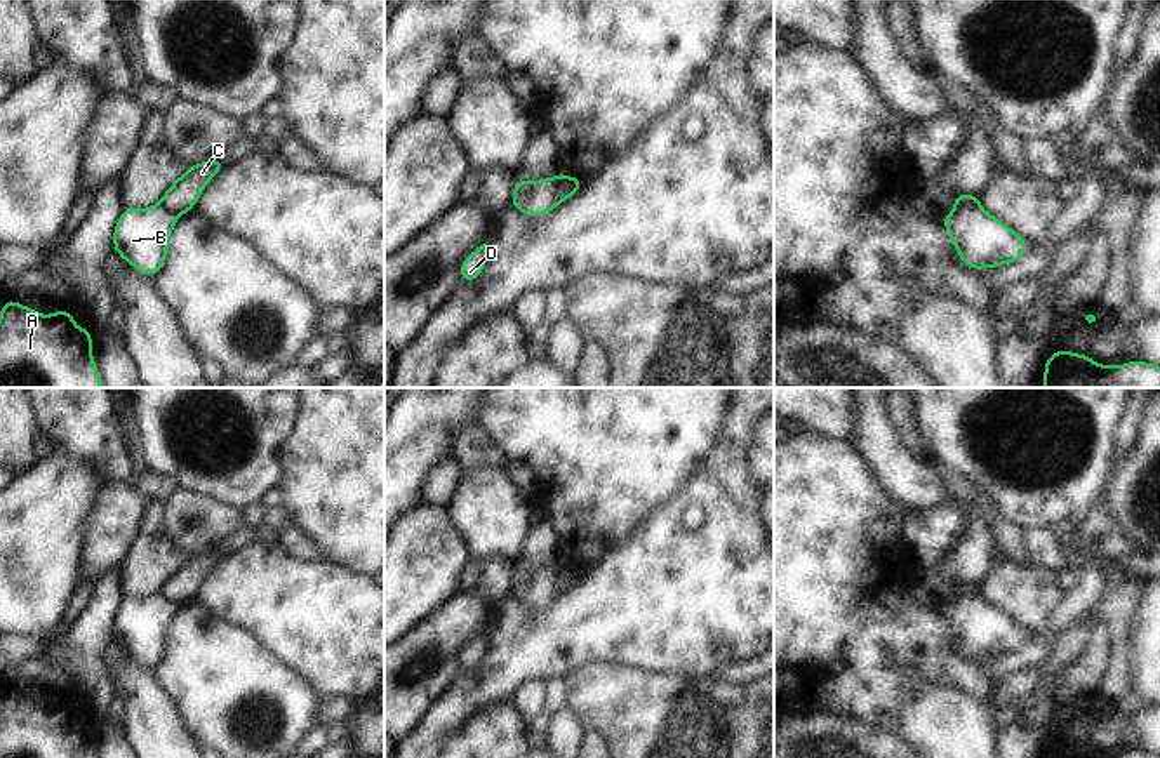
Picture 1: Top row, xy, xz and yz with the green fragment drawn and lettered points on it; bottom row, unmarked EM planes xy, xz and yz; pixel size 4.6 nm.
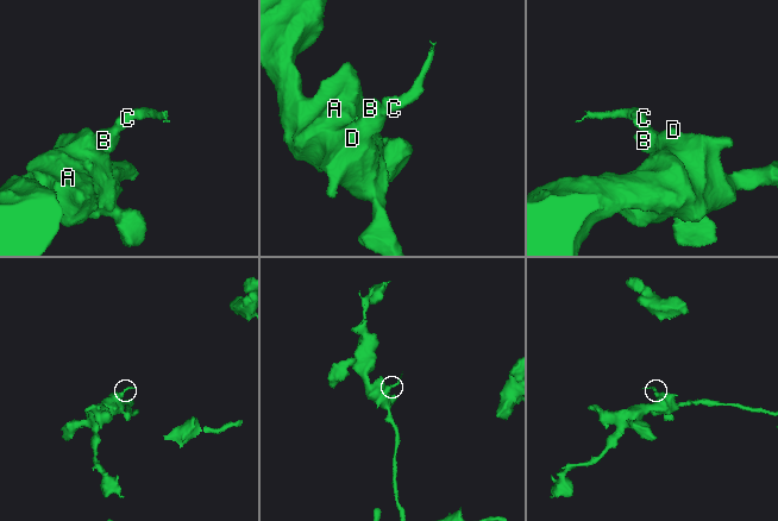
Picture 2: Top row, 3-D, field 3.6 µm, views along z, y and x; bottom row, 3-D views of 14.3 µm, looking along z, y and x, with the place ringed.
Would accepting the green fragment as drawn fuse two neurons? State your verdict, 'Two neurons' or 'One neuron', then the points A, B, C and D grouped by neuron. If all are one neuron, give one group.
Two neurons. Groups: A B D / C.

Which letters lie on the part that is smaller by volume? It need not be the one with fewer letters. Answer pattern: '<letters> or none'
C

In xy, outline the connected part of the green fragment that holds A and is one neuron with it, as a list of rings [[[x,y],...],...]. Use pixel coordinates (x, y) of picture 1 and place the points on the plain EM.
[[[5,687],[0,701],[0,758],[97,758],[92,748],[92,721],[75,715],[64,697],[42,704]]]

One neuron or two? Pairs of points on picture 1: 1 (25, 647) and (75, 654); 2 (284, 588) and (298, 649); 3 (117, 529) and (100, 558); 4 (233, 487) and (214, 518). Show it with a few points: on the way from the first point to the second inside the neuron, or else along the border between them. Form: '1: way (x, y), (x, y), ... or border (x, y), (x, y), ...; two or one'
1: way (37, 647), (63, 649); one
2: way (289, 604), (298, 612), (298, 633); one
3: way (110, 536), (103, 551); one
4: border (186, 489), (235, 506), (240, 511); two

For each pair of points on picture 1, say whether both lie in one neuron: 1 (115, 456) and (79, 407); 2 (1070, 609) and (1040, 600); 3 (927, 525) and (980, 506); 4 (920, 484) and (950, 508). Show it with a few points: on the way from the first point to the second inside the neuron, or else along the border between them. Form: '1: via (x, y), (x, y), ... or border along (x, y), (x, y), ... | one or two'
1: via (103, 444), (79, 419) | one
2: border along (1070, 581), (1044, 631) | two
3: border along (969, 505), (973, 511) | two
4: border along (948, 496), (926, 510), (906, 510) | two

